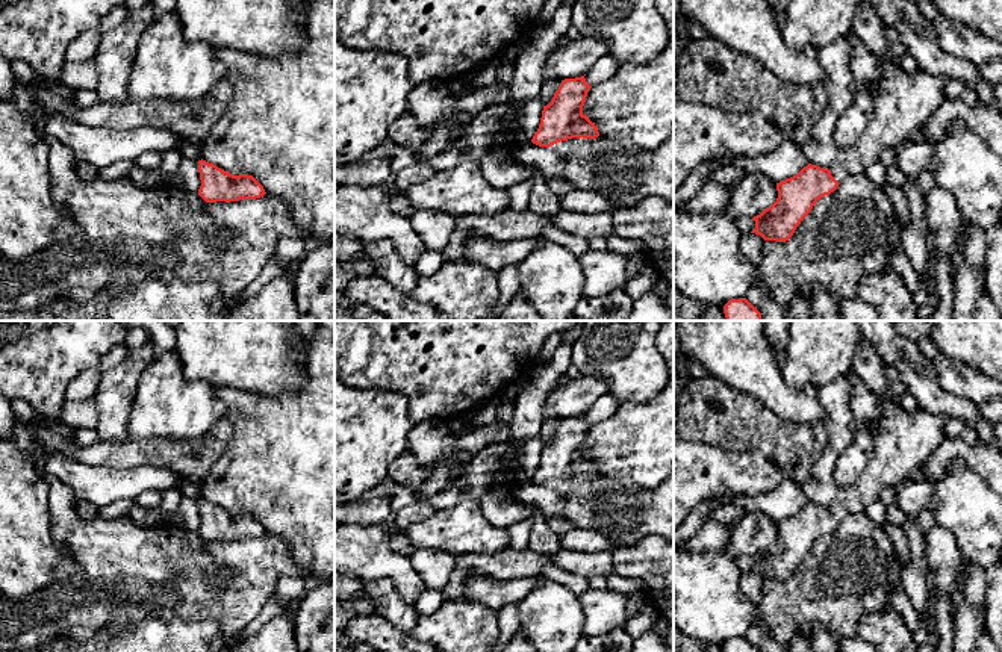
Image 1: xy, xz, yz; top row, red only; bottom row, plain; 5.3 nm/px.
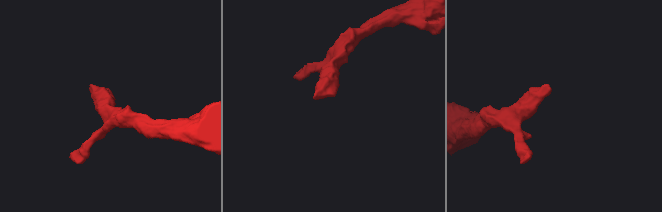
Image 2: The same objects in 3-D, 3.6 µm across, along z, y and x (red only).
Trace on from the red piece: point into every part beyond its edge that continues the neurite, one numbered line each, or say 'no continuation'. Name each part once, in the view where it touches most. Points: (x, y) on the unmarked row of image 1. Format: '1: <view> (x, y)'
1: xz (563, 486)

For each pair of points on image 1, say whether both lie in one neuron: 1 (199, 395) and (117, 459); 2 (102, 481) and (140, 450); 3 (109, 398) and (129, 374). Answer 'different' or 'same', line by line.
1: different
2: different
3: same

